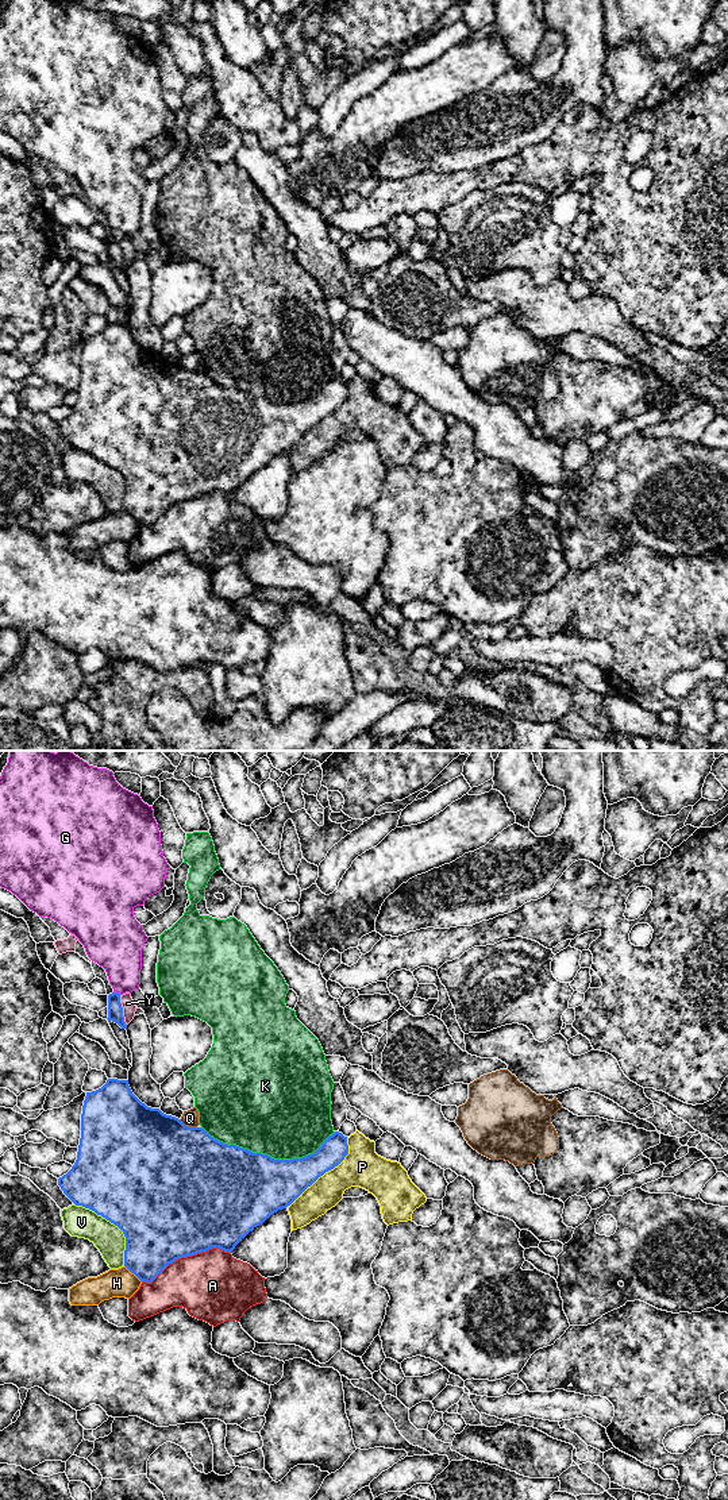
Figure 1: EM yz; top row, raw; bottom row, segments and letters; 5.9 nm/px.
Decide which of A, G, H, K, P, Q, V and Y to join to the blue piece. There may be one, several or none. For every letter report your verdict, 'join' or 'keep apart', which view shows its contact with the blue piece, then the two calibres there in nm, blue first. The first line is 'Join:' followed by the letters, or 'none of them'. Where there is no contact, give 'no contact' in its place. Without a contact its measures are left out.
Join: G
A: keep apart; contact in yz; calibres 500 and 420 nm
G: join; contact in yz; calibres 100 and 280 nm
H: keep apart; contact in yz; calibres 360 and 180 nm
K: keep apart; contact in yz; calibres 460 and 500 nm
P: keep apart; contact in yz; calibres 240 and 240 nm
Q: keep apart; contact in yz; calibres 500 and 100 nm
V: keep apart; contact in yz; calibres 500 and 180 nm
Y: keep apart; contact in yz; calibres 100 and 80 nm

